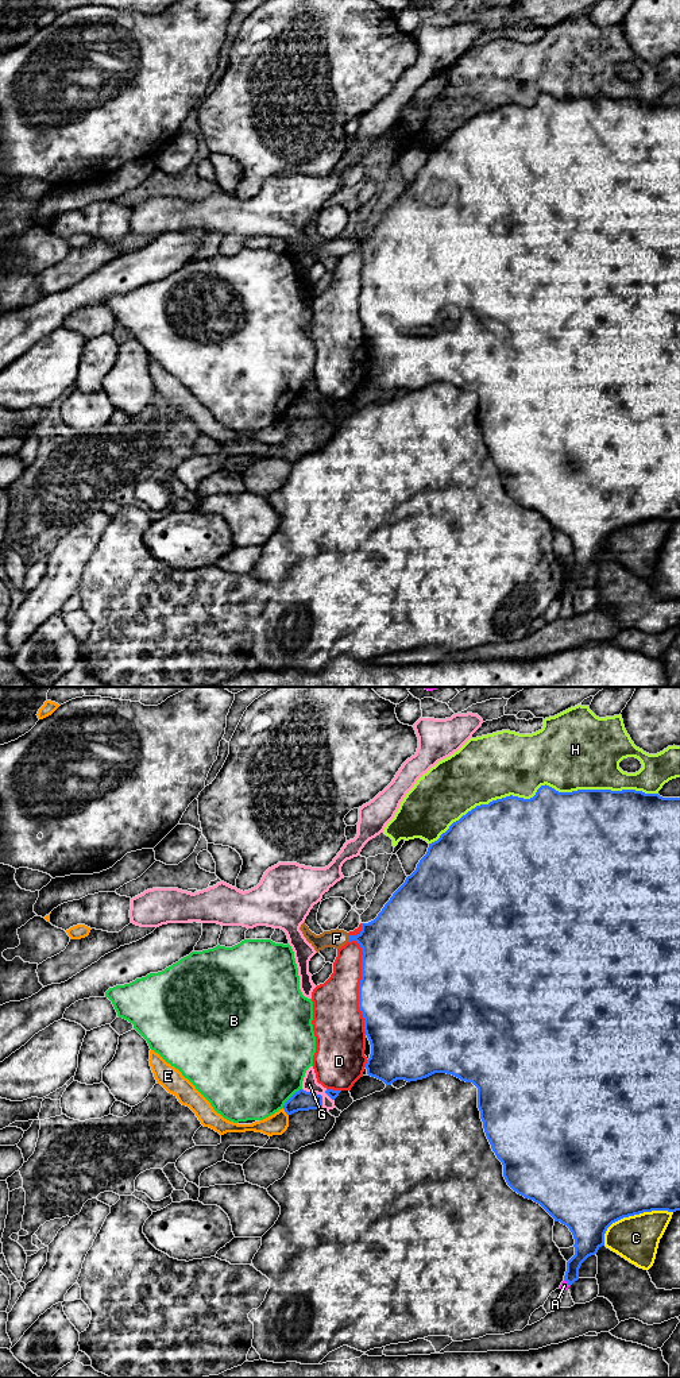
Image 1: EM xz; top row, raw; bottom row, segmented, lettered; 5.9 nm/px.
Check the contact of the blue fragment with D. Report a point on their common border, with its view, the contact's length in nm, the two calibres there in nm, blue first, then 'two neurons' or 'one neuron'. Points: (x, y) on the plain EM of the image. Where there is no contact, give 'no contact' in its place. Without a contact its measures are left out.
contact xz (359, 294); length 550 nm; calibres 500 and 300 nm; two neurons

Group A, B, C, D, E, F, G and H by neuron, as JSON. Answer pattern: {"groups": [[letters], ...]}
{"groups": [["A"], ["B"], ["C"], ["D"], ["E"], ["F"], ["G"], ["H"]]}

